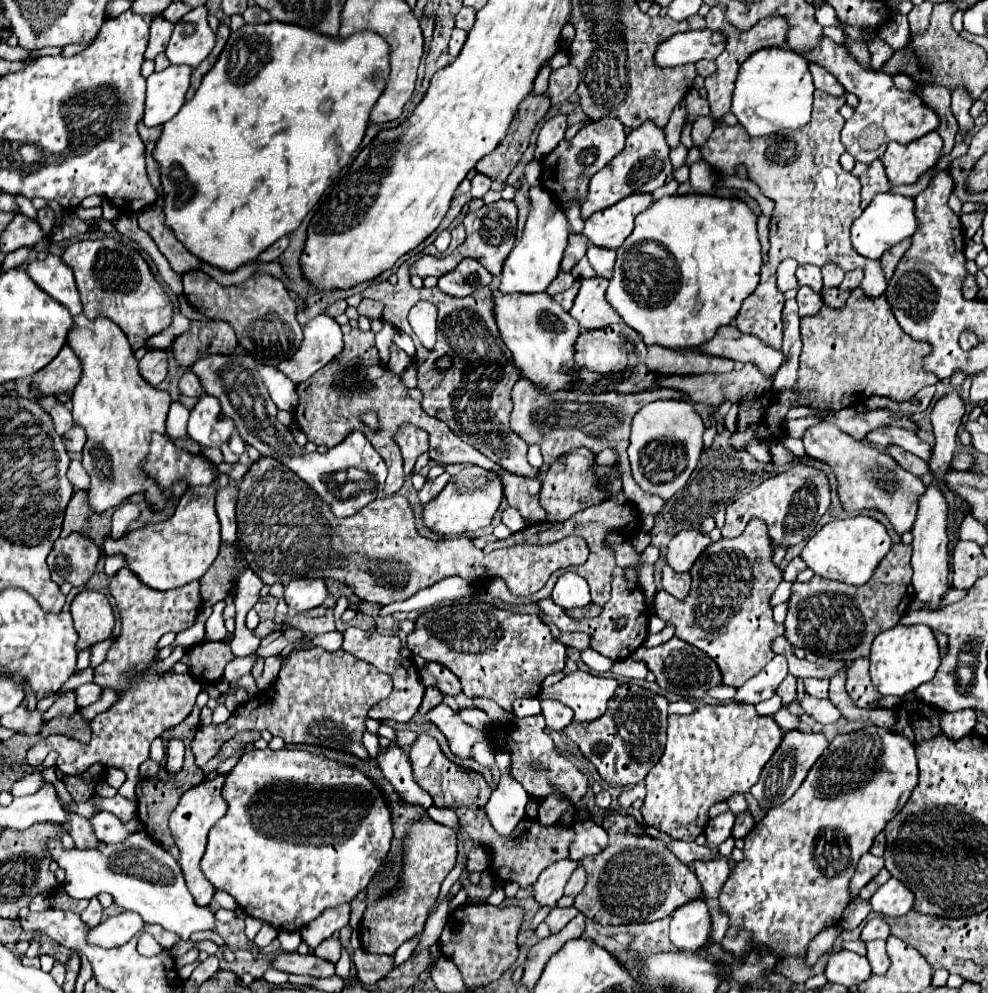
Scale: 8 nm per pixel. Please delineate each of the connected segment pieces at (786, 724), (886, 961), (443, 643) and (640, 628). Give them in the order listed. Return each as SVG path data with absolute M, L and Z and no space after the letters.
M785 707L775 713L773 718L784 731L799 729L798 717L789 713Z
M872 940L866 946L868 946L866 958L870 960L872 972L874 974L886 974L890 968L890 958L886 956L886 942L884 940Z
M458 604L428 610L416 620L416 630L406 638L406 646L412 654L422 656L426 662L438 662L452 670L460 678L462 690L468 698L478 698L472 694L474 686L480 688L480 696L490 696L490 692L498 690L498 706L504 710L512 710L512 704L518 698L534 698L540 692L540 682L548 674L562 670L566 662L566 646L554 640L548 624L544 624L538 616L518 616L490 604Z
M614 576L612 578L612 598L602 608L602 614L590 620L574 620L568 618L564 608L556 608L556 604L550 598L544 598L538 602L538 608L542 614L550 616L552 622L562 632L586 632L592 634L592 648L612 660L624 660L628 658L648 636L648 614L646 614L646 602L642 596L642 588L630 584L628 580Z

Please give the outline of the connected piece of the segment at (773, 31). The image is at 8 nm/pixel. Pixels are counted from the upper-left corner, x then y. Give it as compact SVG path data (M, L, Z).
M714 6L708 16L706 16L706 28L708 30L718 30L724 34L726 38L726 48L724 52L716 58L716 72L712 76L706 78L706 90L708 90L708 102L710 102L710 112L712 118L716 122L722 120L722 116L730 110L730 102L732 102L732 90L734 90L734 82L736 82L736 74L740 64L756 50L766 48L766 46L784 46L786 44L786 32L788 32L788 20L784 16L768 16L762 18L756 26L752 26L748 32L738 32L736 28L732 28L730 24L724 22L724 10L726 6Z

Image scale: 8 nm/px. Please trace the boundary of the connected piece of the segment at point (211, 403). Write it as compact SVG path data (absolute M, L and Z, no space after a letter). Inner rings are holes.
M202 394L198 404L190 410L188 436L200 442L200 446L220 448L224 442L230 440L234 432L236 432L234 420L222 416L222 408L218 400L214 400L214 396Z

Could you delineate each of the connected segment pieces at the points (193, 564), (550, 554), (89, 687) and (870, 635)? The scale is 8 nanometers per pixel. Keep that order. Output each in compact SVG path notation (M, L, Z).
M218 474L218 478L210 486L198 486L198 498L196 488L188 488L188 492L180 498L178 510L174 516L166 522L156 524L144 524L140 526L140 532L130 532L122 538L106 536L104 552L116 554L122 552L128 558L128 568L150 588L156 590L170 590L184 586L192 580L198 580L204 576L204 572L210 568L214 558L218 556L220 548L220 524L216 514L216 492L218 488L224 488L230 482L226 474Z
M262 456L258 462L254 462L246 476L240 482L240 494L236 504L236 518L238 518L238 544L242 554L246 556L250 568L262 578L264 584L282 582L288 584L294 578L334 578L346 582L354 594L366 602L374 602L380 606L400 602L410 598L422 588L428 588L444 578L460 576L470 584L490 580L490 574L500 576L510 592L514 596L530 596L538 592L552 572L568 566L578 566L586 562L588 546L578 536L562 538L548 546L510 546L500 548L490 554L484 554L480 548L472 544L470 538L442 538L442 540L430 540L424 538L416 530L416 518L410 502L400 496L380 496L374 502L370 502L366 508L356 512L350 518L336 518L328 504L320 500L320 496L298 476L294 476L284 464L280 464L276 458Z
M91 682L81 685L76 690L76 706L78 709L82 709L88 705L98 701L102 695L103 690Z
M894 544L886 554L886 560L878 564L878 572L874 572L870 584L862 586L842 584L838 580L822 580L820 576L814 576L806 584L794 582L788 616L784 622L784 636L788 642L814 652L816 656L834 660L868 658L874 638L890 626L896 626L914 600L910 556L910 544Z

